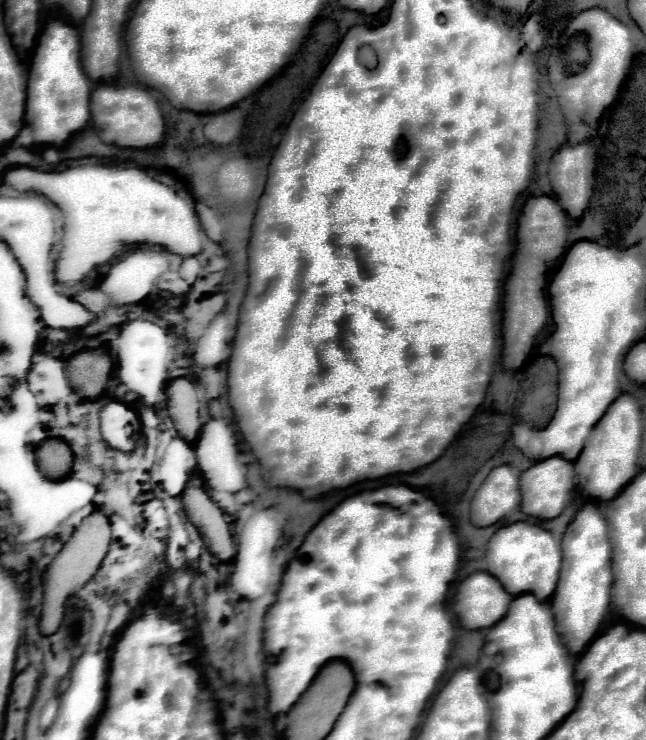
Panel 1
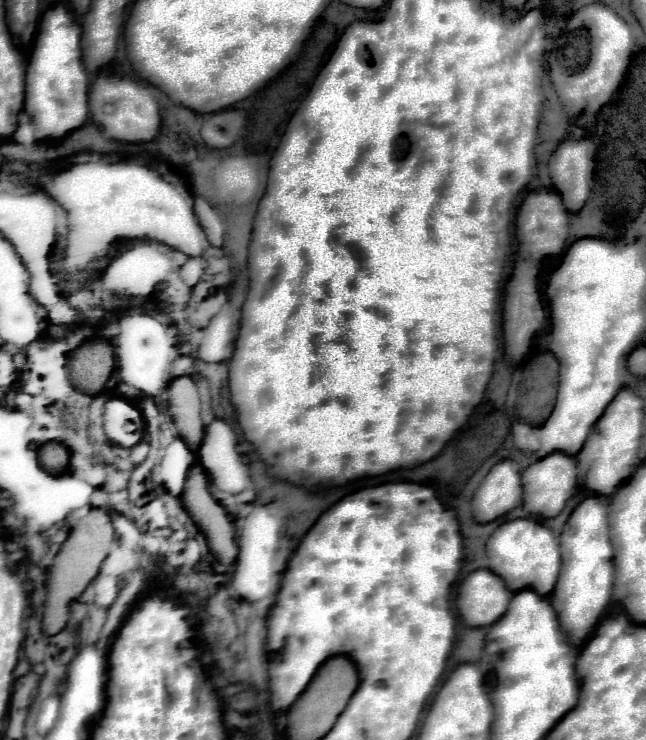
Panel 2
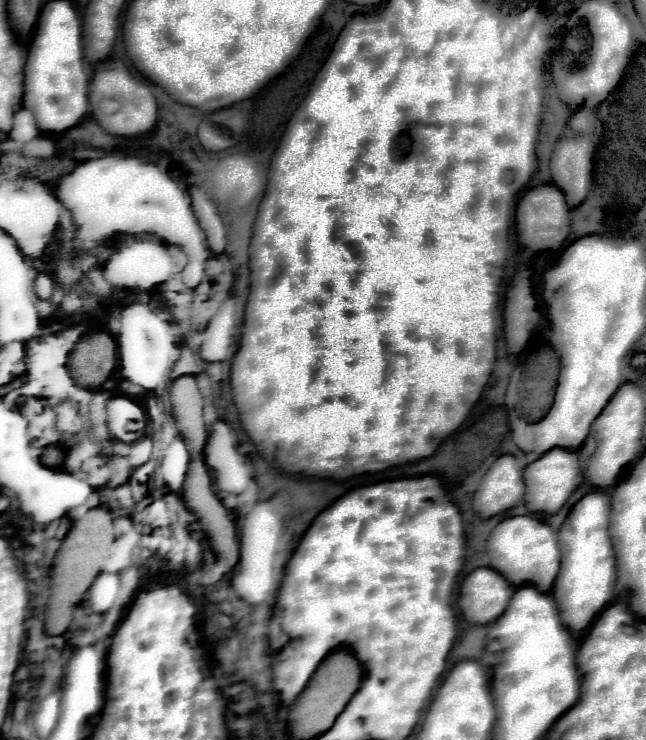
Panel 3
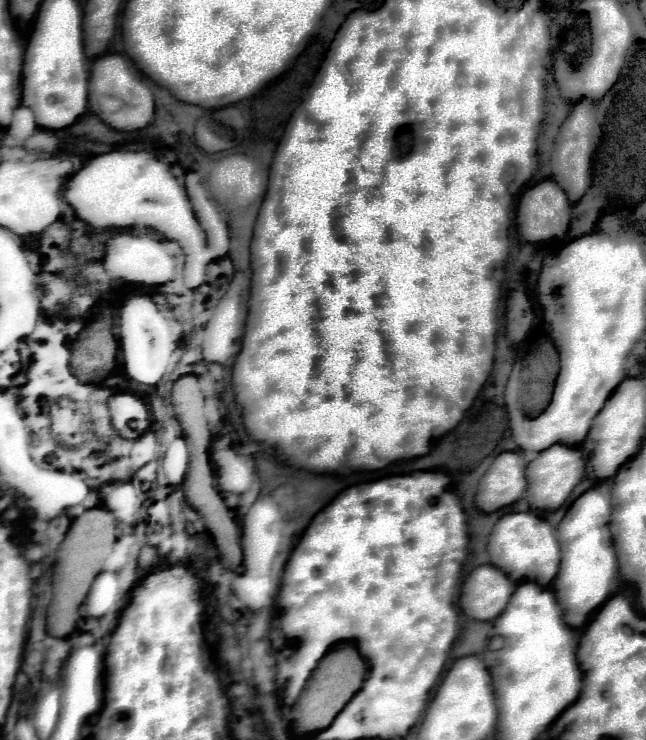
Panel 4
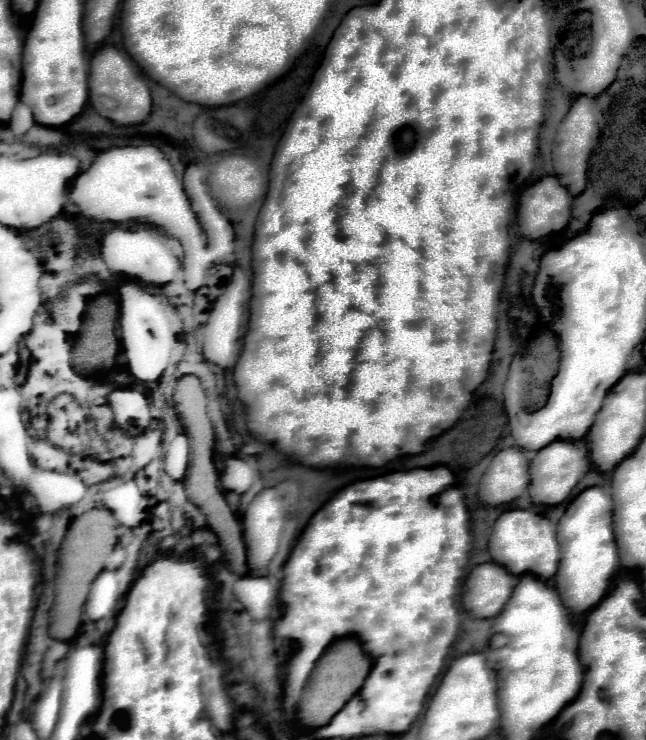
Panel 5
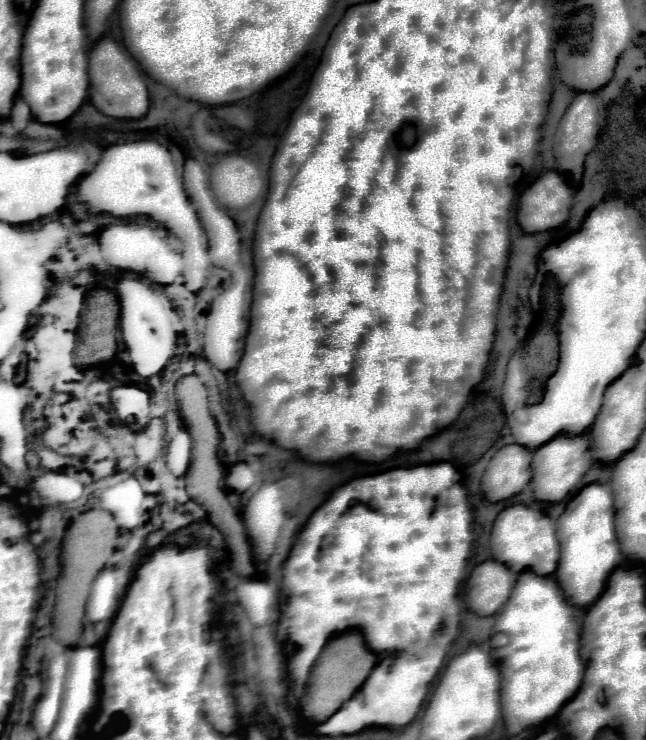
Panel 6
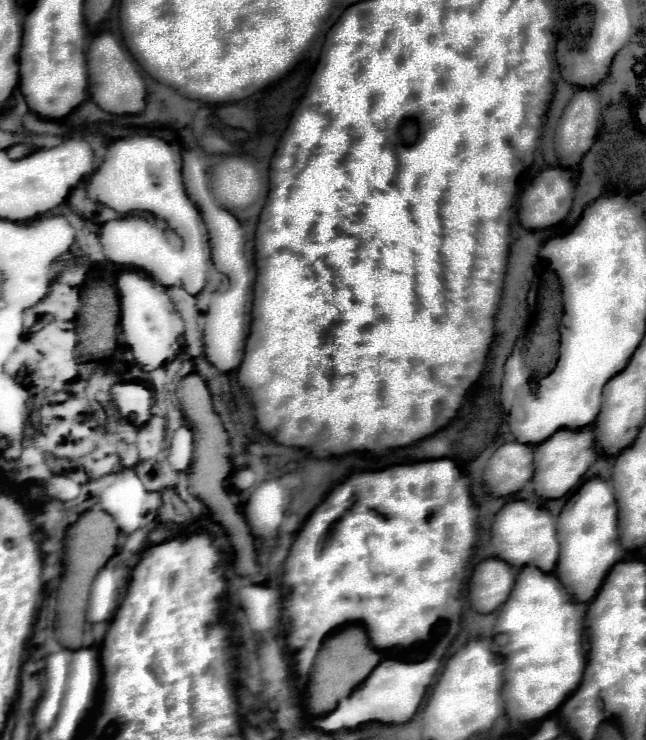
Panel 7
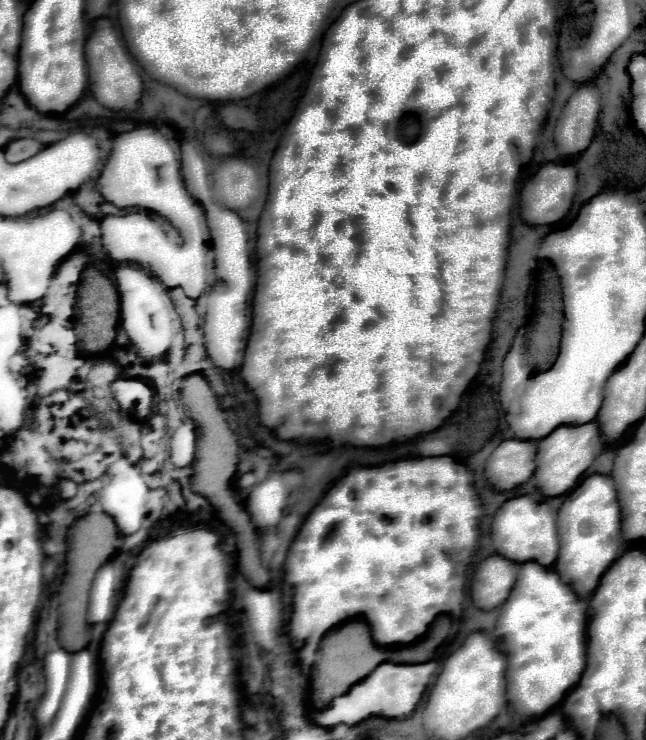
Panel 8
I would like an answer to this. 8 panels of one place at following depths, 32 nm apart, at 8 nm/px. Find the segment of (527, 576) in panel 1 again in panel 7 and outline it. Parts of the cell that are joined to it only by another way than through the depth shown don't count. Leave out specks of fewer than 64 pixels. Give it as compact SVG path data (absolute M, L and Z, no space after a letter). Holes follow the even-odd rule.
M526 500L510 502L496 514L492 522L492 548L494 556L500 556L500 560L508 560L508 564L512 564L514 568L522 568L524 564L536 564L536 568L552 572L558 556L556 520L540 504Z

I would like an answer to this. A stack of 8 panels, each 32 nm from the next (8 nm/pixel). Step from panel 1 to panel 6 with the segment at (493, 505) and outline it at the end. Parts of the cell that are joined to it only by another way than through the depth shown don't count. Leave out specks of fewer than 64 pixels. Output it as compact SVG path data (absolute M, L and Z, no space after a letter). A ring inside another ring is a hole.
M510 444L500 448L482 476L484 498L502 502L518 496L530 482L530 460L532 454L524 446Z

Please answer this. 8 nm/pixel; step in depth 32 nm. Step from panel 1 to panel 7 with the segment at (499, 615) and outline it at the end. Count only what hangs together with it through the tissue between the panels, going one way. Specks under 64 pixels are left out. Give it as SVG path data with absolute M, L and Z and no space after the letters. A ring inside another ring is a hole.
M490 558L480 562L468 584L470 606L480 614L490 614L508 600L508 592L512 592L512 584L516 582L516 570L498 560Z

